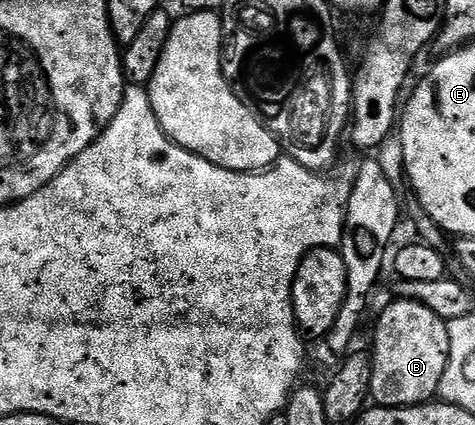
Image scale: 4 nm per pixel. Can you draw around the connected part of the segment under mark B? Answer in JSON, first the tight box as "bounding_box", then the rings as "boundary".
{"bounding_box":[371,299,449,409],"boundary":[[[392,299],[381,311],[376,321],[376,334],[372,337],[371,400],[386,409],[404,409],[408,405],[431,402],[440,392],[449,359],[448,322],[434,315],[430,307],[422,307],[422,303]]]}

